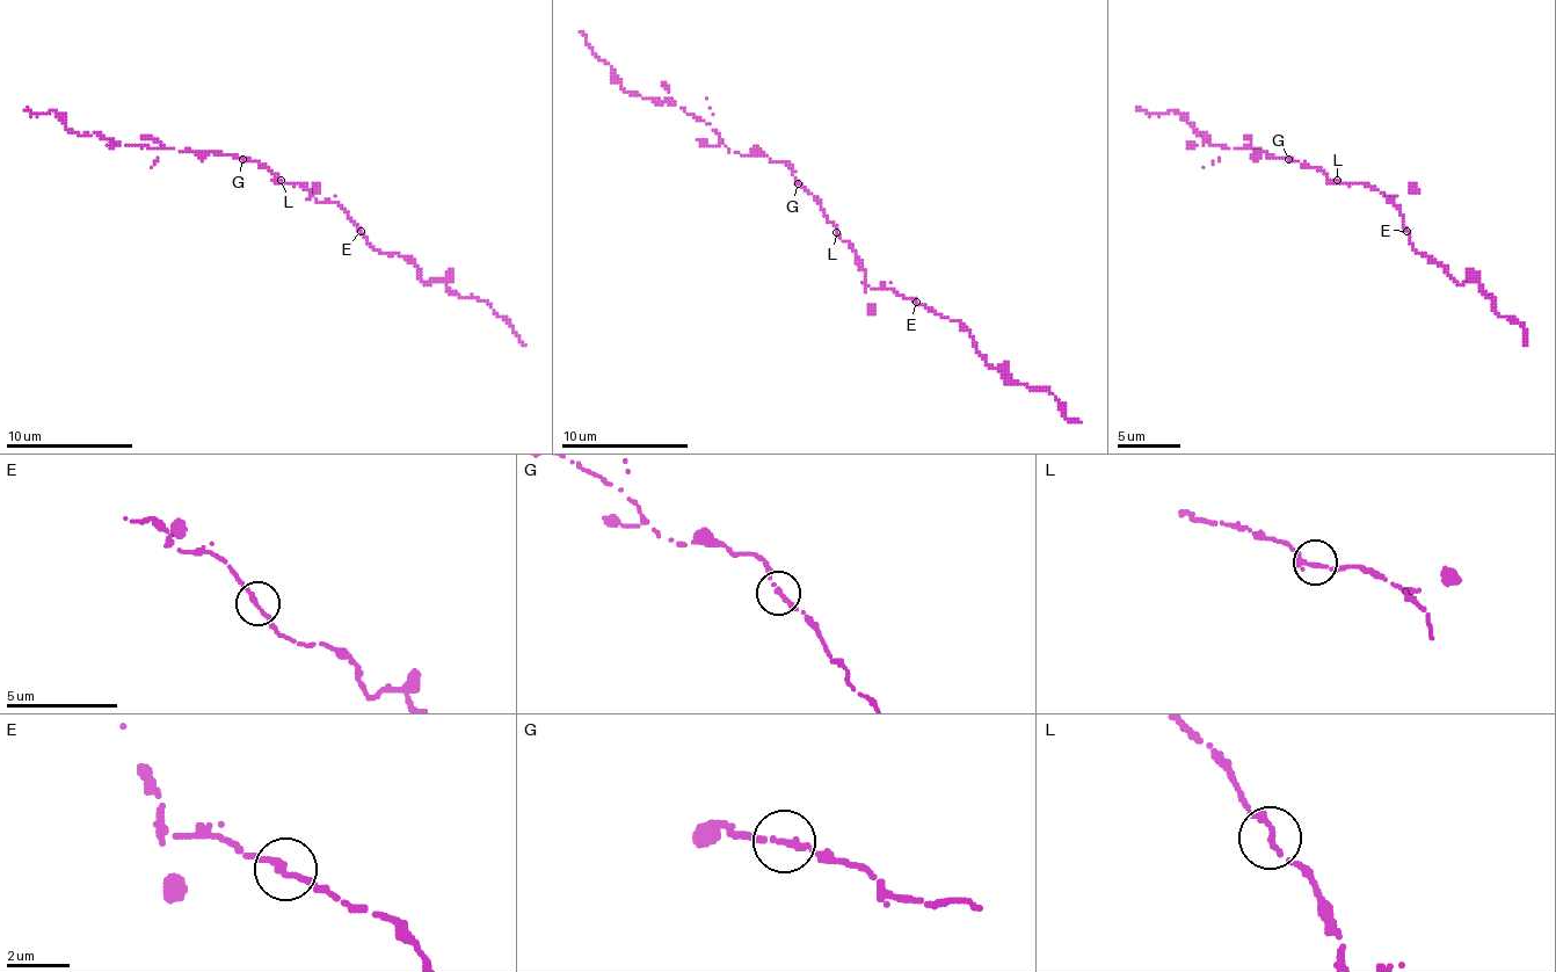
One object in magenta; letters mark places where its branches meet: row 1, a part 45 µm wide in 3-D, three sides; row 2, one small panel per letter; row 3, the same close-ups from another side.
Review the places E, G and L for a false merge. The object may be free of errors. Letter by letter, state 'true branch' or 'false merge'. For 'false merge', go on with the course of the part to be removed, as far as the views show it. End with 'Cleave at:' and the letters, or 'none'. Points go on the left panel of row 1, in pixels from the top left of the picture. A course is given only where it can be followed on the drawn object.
E: true branch
G: true branch
L: true branch
Cleave at: none

